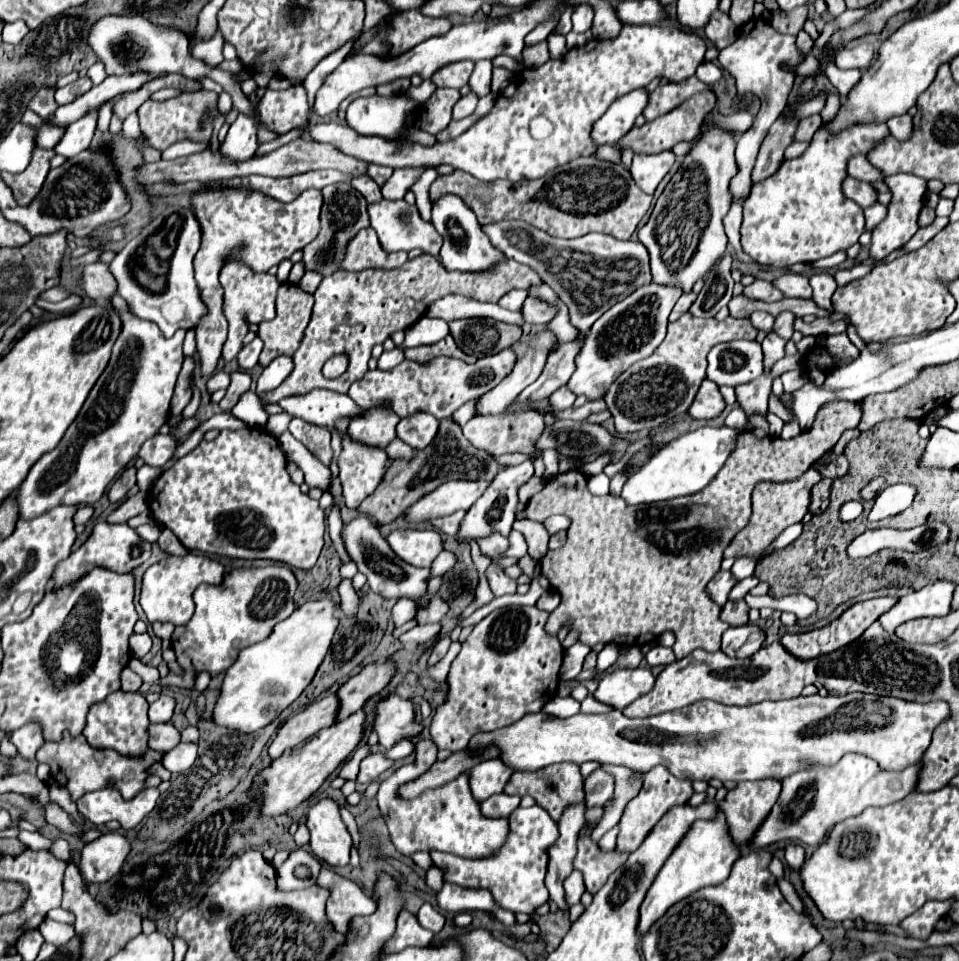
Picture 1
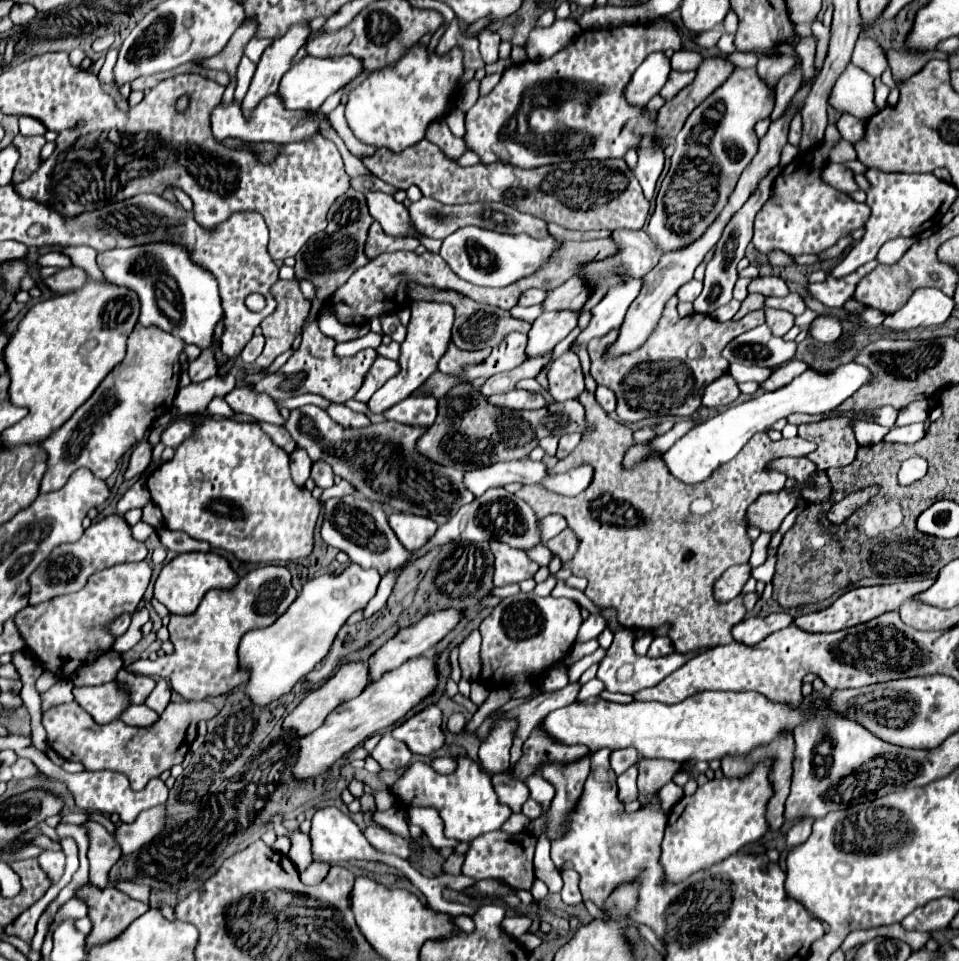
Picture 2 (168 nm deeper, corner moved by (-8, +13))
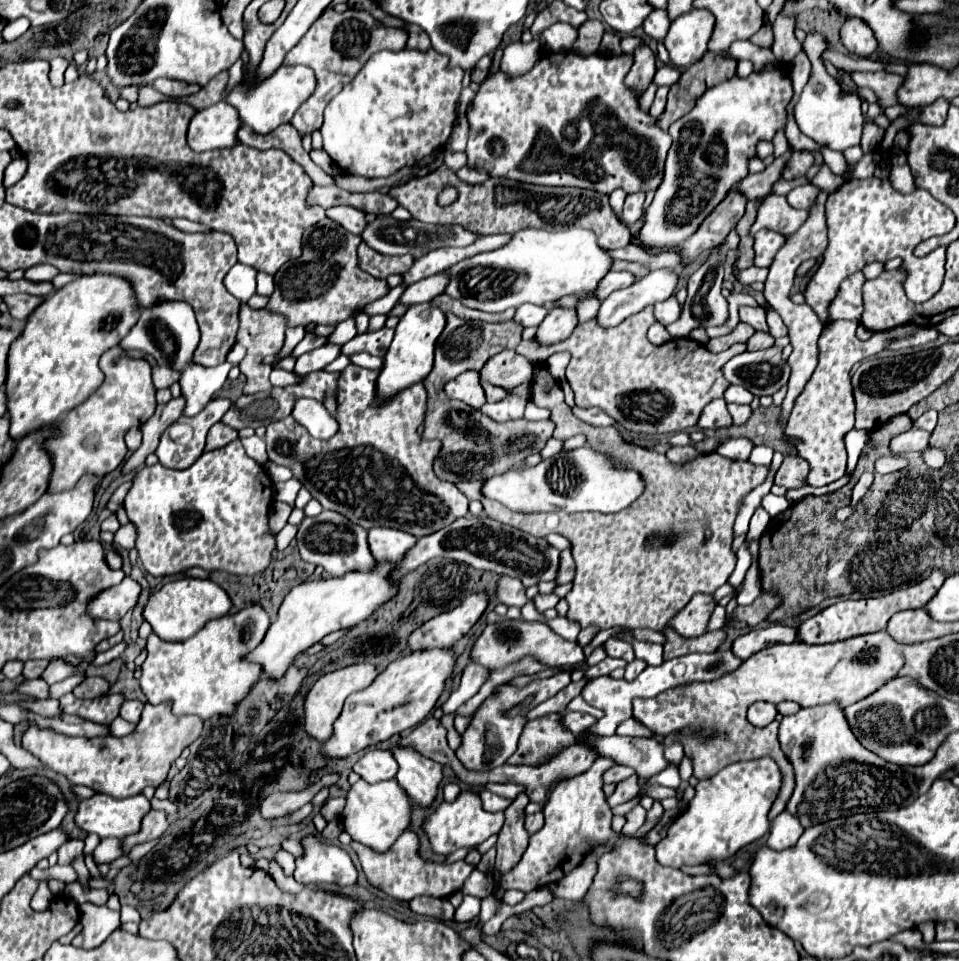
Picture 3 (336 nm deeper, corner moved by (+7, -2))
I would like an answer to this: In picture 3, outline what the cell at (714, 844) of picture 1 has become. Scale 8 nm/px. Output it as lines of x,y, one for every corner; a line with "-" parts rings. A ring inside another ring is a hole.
757,758
747,762
735,762
729,768
723,768
709,780
701,780
695,786
695,796
691,798
687,810
671,824
667,836
655,846
657,862
671,868
681,868
685,864
703,864
707,860
725,860
733,856
739,848
759,840
769,830
769,810
775,802
779,788
781,788
783,774
775,760
771,758

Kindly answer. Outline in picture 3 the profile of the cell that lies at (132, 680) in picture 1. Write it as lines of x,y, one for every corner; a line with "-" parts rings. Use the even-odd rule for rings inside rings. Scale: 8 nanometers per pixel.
257,604
225,618
215,618
185,642
165,642
151,634
147,638
147,658
143,662
143,674
139,678
141,690
151,704
165,700
173,702
173,712
193,714
203,720
213,716
233,716
235,706
249,696
263,674
261,664
251,664
245,656
255,650
271,620

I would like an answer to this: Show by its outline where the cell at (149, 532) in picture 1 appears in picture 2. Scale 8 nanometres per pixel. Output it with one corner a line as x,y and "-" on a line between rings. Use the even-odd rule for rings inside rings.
140,521
140,523
136,523
136,525
132,527
132,533
134,533
134,537
136,537
138,541
146,541
154,531
156,531
156,529
154,529
152,525
144,523
144,521

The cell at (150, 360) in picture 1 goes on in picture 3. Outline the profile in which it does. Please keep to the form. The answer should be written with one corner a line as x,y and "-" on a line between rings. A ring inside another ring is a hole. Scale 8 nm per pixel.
113,346
101,356
99,366
105,374
103,384
89,396
89,400
69,412
67,418
59,422
59,434
45,442
53,460
51,492
73,488
83,474
103,478
113,472
125,458
125,432
131,426
147,422
155,414
155,386
151,382
151,366
145,360
131,360
123,356
119,346

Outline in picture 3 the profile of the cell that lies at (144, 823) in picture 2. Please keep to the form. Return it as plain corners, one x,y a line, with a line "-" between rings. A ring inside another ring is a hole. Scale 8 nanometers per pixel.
149,810
149,814
143,818
143,826
141,832
137,836
127,836
123,838
123,846
125,852
129,852
135,844
141,842
149,842
149,840
157,840
165,830
169,828
169,820
167,820
167,812
163,810

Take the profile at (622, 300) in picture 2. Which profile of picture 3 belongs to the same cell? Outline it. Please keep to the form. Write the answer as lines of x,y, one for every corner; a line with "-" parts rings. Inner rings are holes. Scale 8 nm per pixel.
669,268
651,270
645,278
639,278
629,288
621,288
603,300
597,316
599,324
617,326
625,318
641,312
645,306
667,300
675,294
677,282
679,274

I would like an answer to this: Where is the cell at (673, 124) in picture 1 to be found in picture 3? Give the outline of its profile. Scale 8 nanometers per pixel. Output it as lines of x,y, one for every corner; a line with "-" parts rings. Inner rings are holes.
707,52
697,64
689,66
681,78
671,86
669,100
663,116
657,120
657,126
667,130
677,118
685,116
703,96
703,92
715,84
729,80
735,74
737,60
723,56
721,52

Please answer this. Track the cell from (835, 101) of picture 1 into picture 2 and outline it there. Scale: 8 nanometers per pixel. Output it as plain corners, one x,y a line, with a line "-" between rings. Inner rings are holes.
840,116
837,127
842,138
855,145
856,141
859,141
864,134
866,122
853,116

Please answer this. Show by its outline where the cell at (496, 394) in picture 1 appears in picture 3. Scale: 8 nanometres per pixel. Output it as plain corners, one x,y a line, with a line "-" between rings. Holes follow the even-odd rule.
555,306
549,310
547,318
539,324
535,342
539,344
555,344
571,336
577,326
577,312
575,308

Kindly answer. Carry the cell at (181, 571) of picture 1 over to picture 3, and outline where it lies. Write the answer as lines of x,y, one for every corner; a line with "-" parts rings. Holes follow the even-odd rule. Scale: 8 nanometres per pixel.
181,578
167,582
159,592
151,594
149,604
143,610
143,616
161,640
181,642
197,634
205,626
205,622
229,614
231,606
231,598
219,584
201,578

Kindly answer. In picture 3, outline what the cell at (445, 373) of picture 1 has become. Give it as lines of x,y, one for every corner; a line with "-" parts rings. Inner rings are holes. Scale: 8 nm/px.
503,350
483,366
481,376
495,386
513,390
513,388
529,382
531,362
523,356
519,356
515,350

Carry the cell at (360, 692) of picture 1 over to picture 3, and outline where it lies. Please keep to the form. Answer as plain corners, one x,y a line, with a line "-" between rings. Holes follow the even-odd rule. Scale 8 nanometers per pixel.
477,592
467,596
457,608
443,612
421,628
417,628
409,638
411,650
425,648
451,648
459,638
463,638
471,626
481,618
489,606
487,592

